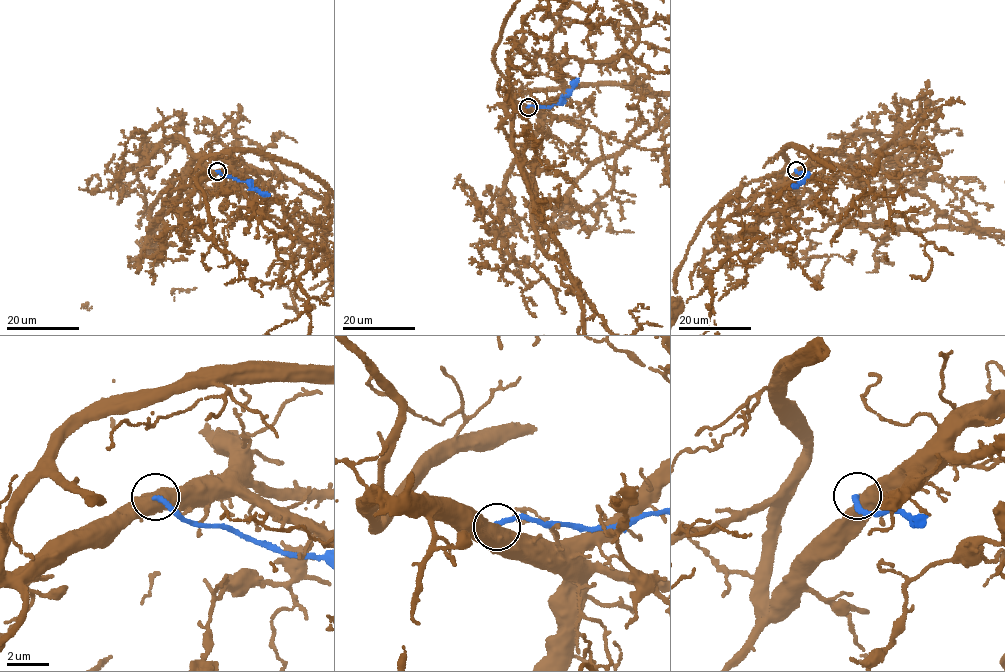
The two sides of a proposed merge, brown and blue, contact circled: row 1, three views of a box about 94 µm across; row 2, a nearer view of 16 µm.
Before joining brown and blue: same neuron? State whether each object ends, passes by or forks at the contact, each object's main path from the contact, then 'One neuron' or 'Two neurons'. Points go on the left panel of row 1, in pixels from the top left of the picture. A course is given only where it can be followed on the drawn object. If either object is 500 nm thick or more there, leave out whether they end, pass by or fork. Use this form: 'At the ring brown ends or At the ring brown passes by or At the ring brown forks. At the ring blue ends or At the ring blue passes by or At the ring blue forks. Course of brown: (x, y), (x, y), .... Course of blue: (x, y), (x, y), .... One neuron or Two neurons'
Course of brown: (216, 171), (191, 184), (191, 177), (198, 167), (207, 172), (197, 182), (219, 259), (219, 272), (201, 284). Course of blue: (217, 171), (269, 196). Two neurons

